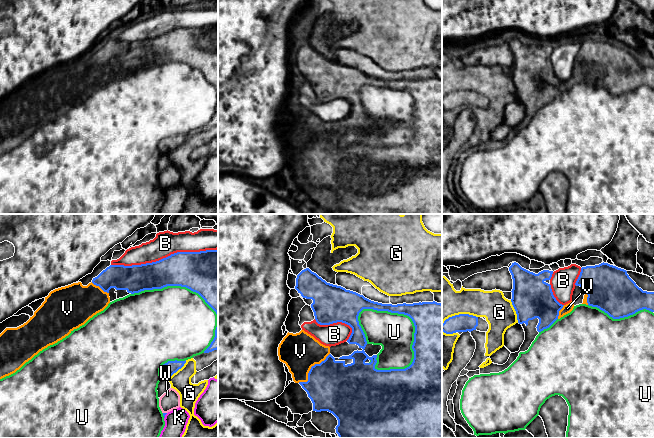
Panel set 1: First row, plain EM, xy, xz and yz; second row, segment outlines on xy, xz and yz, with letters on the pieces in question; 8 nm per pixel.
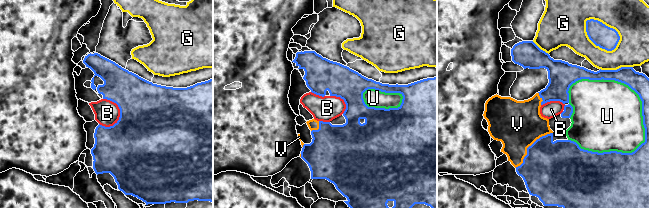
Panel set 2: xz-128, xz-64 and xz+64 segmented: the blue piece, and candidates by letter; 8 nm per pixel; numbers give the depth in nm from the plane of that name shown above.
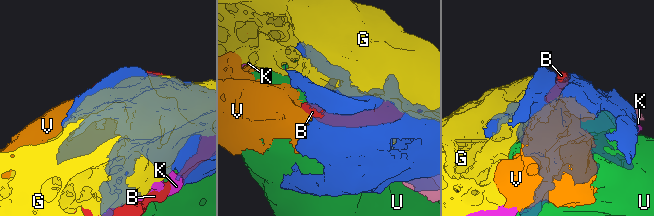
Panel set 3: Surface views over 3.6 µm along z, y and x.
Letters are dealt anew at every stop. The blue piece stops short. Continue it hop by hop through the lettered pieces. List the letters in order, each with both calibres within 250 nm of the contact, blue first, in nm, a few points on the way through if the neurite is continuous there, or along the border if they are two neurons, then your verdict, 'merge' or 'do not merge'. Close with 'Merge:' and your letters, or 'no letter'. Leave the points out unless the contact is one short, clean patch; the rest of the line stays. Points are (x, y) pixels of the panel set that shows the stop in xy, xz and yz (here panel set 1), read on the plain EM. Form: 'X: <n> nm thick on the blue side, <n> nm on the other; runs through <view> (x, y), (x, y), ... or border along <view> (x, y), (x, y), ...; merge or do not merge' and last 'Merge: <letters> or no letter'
B: 300 nm thick on the blue side, 190 nm on the other; do not merge
G: 140 nm thick on the blue side, 280 nm on the other; do not merge
K: 20 nm thick on the blue side, 180 nm on the other; do not merge
U: 360 nm thick on the blue side, 300 nm on the other; do not merge
V: 400 nm thick on the blue side, 300 nm on the other; merge
W: 20 nm thick on the blue side, 150 nm on the other; do not merge
Merge: V

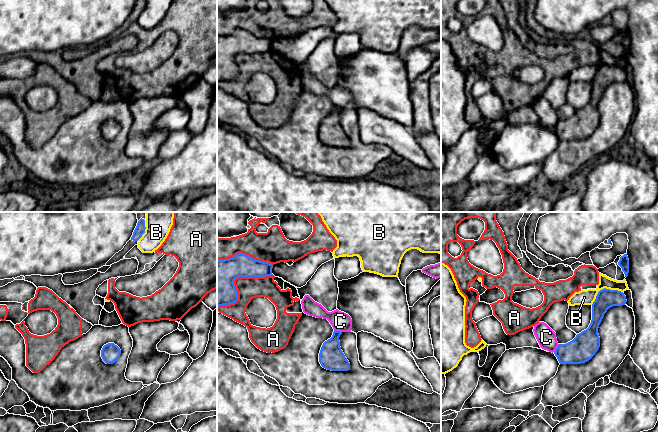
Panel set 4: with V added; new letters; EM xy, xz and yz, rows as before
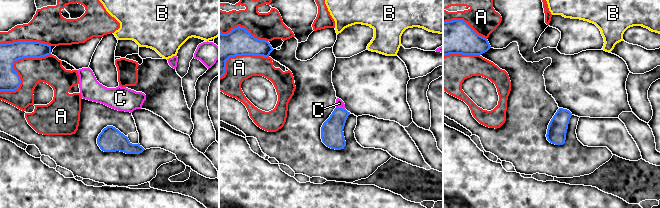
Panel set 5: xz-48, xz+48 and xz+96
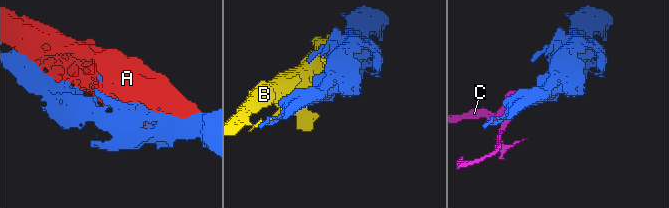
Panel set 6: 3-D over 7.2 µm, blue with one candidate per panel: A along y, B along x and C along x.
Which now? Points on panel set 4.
A: 280 nm thick on the blue side, 180 nm on the other; do not merge
B: 160 nm thick on the blue side, 130 nm on the other; do not merge
C: 220 nm thick on the blue side, 160 nm on the other; border along yz (559, 120), (554, 128); do not merge
Merge: no letter

